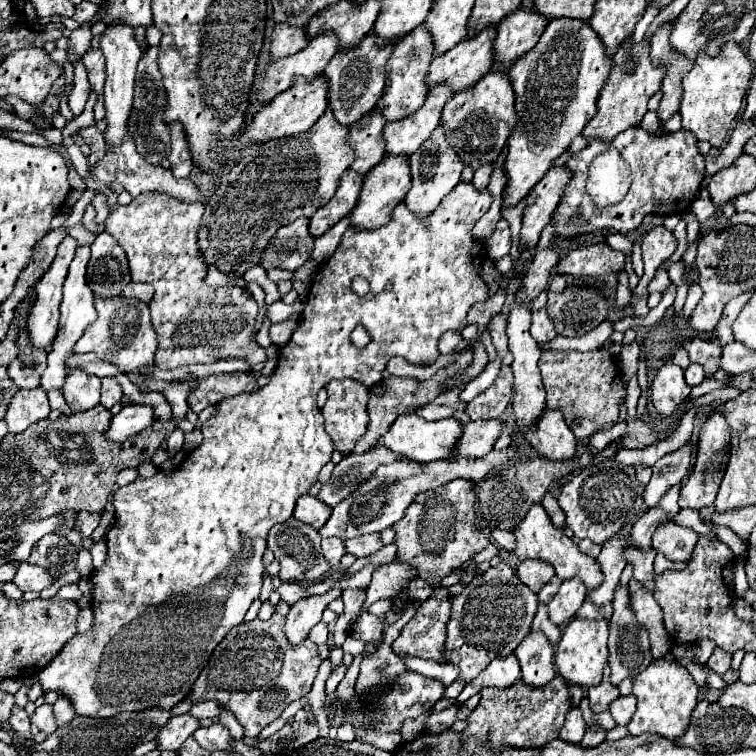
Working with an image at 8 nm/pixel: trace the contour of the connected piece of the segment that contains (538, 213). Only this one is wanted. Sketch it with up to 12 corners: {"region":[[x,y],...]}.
{"region":[[553,167],[527,195],[519,251],[537,247],[569,183]]}

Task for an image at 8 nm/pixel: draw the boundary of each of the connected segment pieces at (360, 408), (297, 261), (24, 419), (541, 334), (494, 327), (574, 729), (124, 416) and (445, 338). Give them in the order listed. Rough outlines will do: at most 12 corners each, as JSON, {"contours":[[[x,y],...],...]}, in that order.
{"contours":[[[329,383],[325,431],[351,453],[367,431],[369,389]],[[307,219],[281,227],[265,269],[299,269],[313,251]],[[41,387],[19,389],[5,413],[11,433],[51,413]],[[545,309],[533,313],[531,335],[535,341],[551,341],[557,333]],[[503,313],[489,321],[489,335],[499,357],[509,351]],[[577,707],[567,713],[559,739],[581,743],[587,725]],[[125,405],[111,419],[109,441],[127,441],[153,423],[151,405]],[[460,331],[445,332],[438,344],[442,355],[451,354],[463,340]]]}

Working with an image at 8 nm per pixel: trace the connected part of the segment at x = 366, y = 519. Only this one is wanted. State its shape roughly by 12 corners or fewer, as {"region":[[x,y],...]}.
{"region":[[519,449],[481,459],[393,461],[333,507],[321,537],[397,523],[419,493],[479,481]]}

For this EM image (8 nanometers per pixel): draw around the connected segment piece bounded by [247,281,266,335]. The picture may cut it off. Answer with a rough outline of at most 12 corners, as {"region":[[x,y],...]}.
{"region":[[248,282],[251,292],[259,306],[254,333],[262,325],[266,312],[265,293],[259,285]]}

